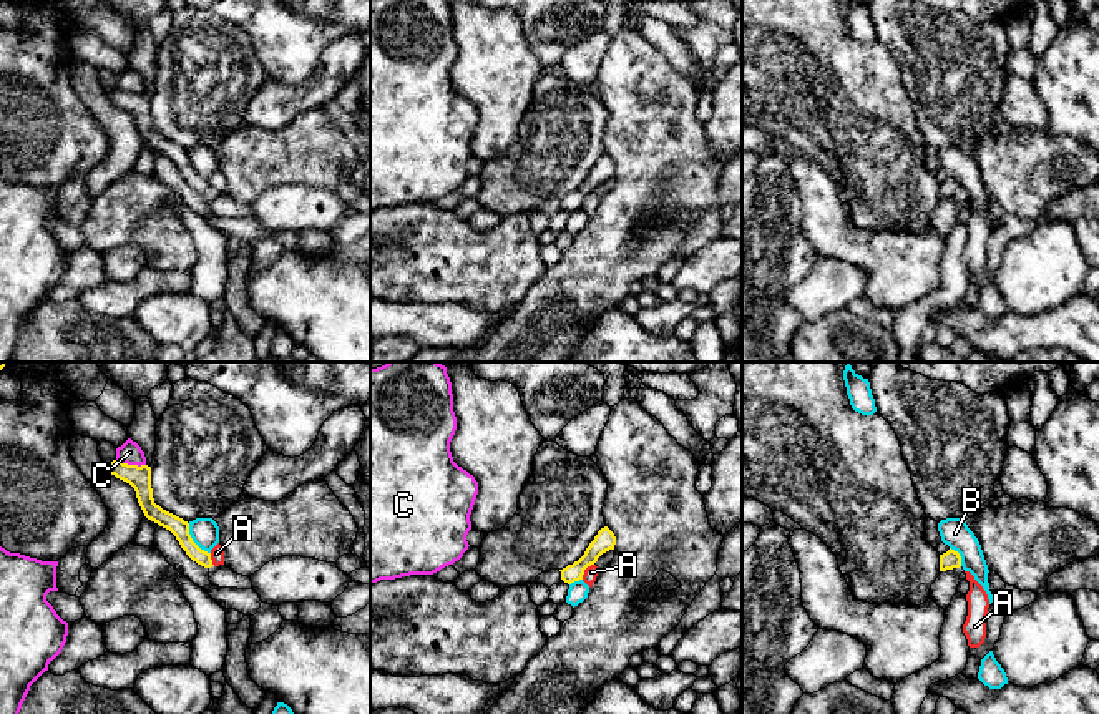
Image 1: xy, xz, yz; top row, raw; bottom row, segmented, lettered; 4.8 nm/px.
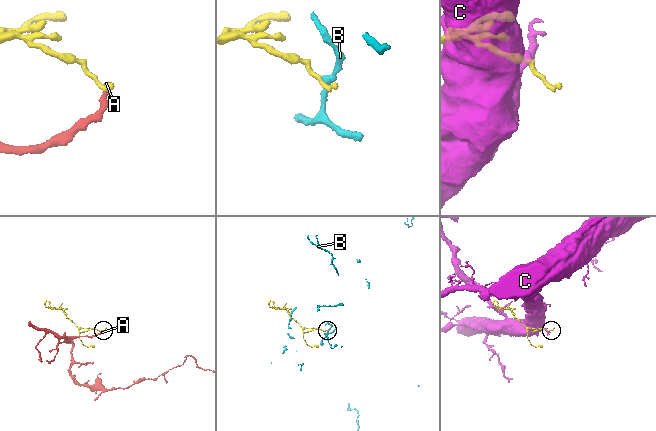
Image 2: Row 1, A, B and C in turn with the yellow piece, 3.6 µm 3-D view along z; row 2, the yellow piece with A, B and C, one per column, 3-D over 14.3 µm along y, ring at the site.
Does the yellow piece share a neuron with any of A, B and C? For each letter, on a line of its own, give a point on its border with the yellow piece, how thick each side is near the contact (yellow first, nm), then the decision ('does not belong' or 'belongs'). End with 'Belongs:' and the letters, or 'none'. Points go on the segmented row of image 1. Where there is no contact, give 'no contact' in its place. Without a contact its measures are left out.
A: meets yellow in xz at (585, 568); 100 nm thick on the yellow side, 70 nm on the other; does not belong
B: meets yellow in xy at (191, 540); 90 nm thick on the yellow side, 140 nm on the other; does not belong
C: meets yellow in xy at (131, 465); 110 nm thick on the yellow side, 110 nm on the other; does not belong
Belongs: none

